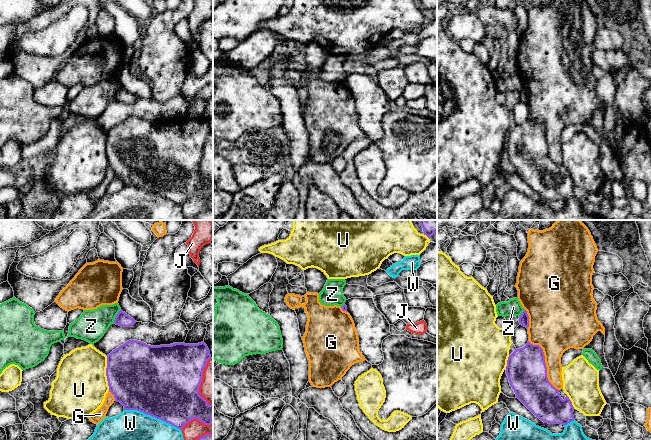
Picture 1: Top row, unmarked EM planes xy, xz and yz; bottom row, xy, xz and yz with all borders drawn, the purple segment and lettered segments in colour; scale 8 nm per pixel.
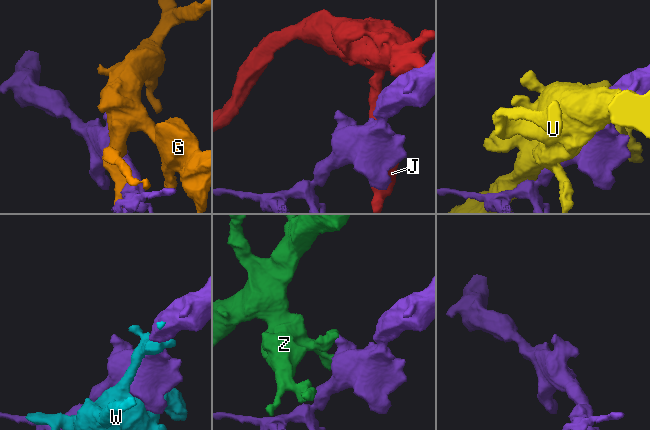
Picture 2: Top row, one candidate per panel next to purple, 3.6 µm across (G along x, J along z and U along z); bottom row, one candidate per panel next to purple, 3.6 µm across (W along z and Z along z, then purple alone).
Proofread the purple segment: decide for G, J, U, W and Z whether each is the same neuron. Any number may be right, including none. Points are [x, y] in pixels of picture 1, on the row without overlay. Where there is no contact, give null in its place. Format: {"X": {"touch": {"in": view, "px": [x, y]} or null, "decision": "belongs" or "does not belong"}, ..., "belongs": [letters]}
{"G": {"touch": {"in": "yz", "px": [545, 139]}, "decision": "does not belong"}, "J": {"touch": {"in": "xy", "px": [200, 158]}, "decision": "does not belong"}, "U": {"touch": {"in": "xy", "px": [106, 149]}, "decision": "does not belong"}, "W": {"touch": {"in": "xy", "px": [152, 192]}, "decision": "does not belong"}, "Z": {"touch": {"in": "xy", "px": [116, 92]}, "decision": "does not belong"}, "belongs": []}

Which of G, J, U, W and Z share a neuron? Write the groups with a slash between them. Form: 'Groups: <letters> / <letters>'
Groups: G / J / U / W / Z

